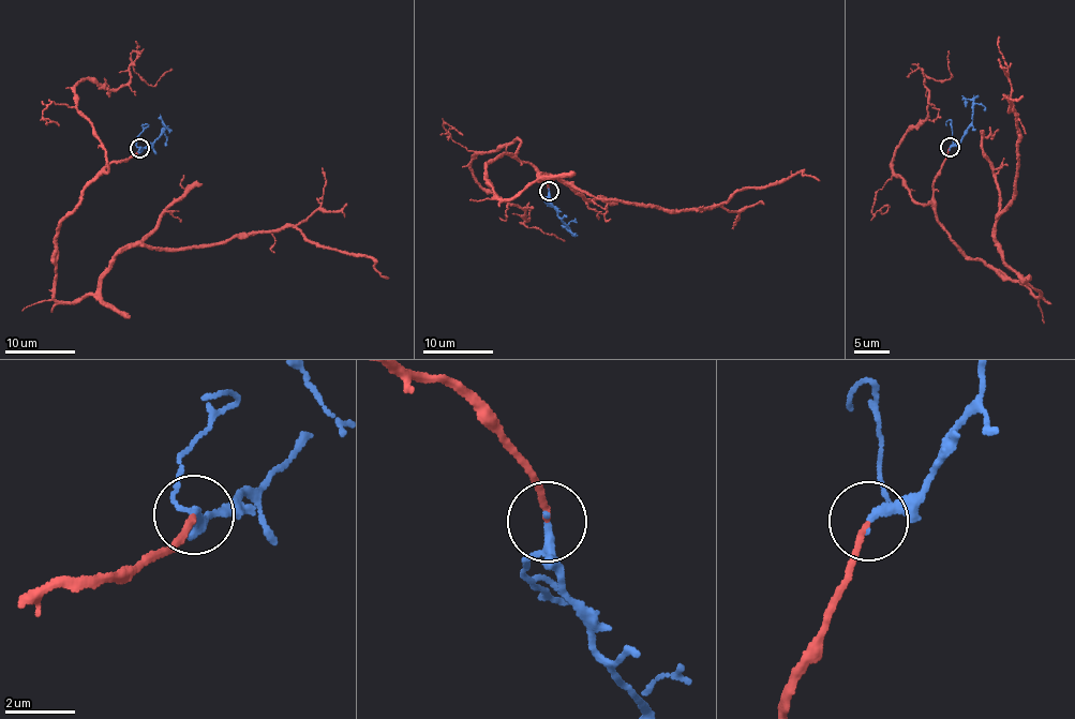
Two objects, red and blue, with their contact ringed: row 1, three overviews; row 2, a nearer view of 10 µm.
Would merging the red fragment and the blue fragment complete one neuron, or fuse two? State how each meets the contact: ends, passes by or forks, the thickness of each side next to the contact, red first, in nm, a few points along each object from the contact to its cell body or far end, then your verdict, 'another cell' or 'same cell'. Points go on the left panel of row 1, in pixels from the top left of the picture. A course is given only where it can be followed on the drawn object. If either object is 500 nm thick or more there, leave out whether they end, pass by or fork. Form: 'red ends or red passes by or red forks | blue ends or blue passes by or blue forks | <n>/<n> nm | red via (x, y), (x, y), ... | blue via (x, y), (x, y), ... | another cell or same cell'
red ends | blue passes by | 150/180 nm | red via (140, 149), (99, 173), (61, 222), (57, 301), (95, 291), (136, 245), (198, 249), (285, 227), (388, 276) | blue via (140, 149), (161, 133), (162, 122), (169, 133) | same cell

